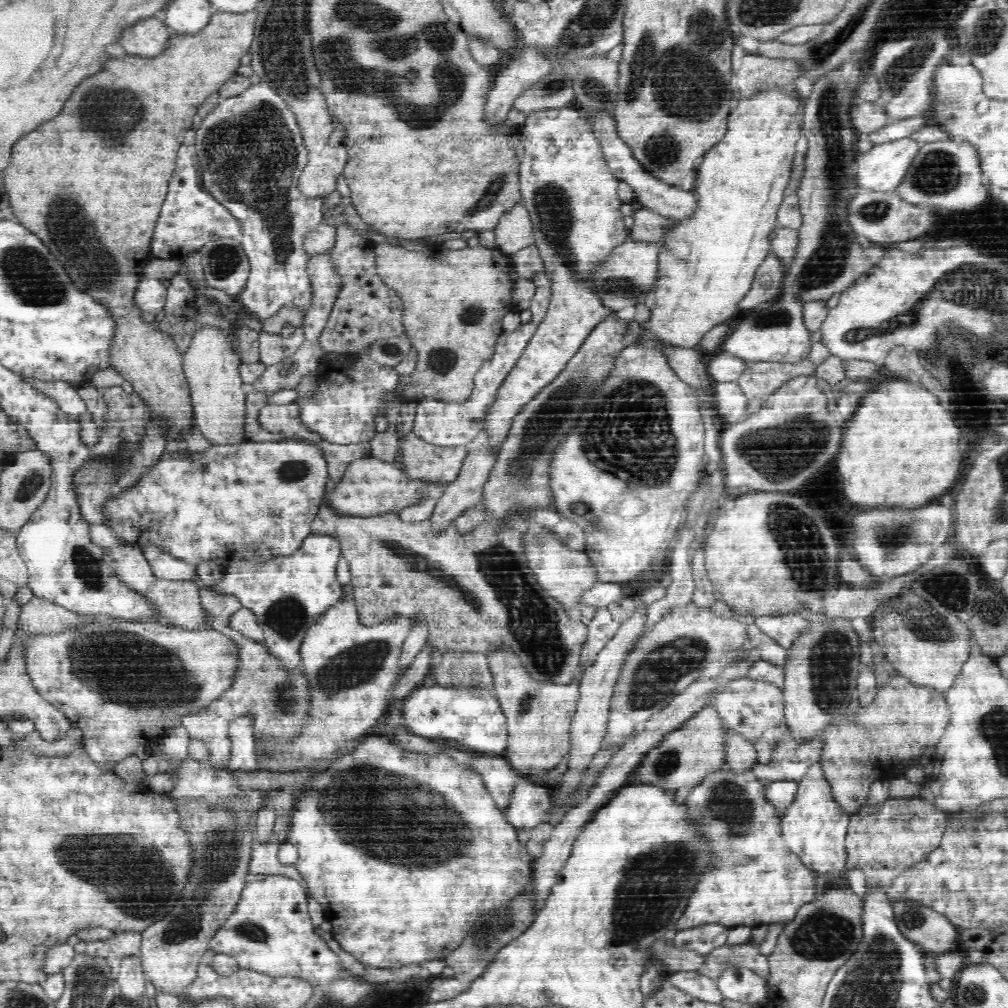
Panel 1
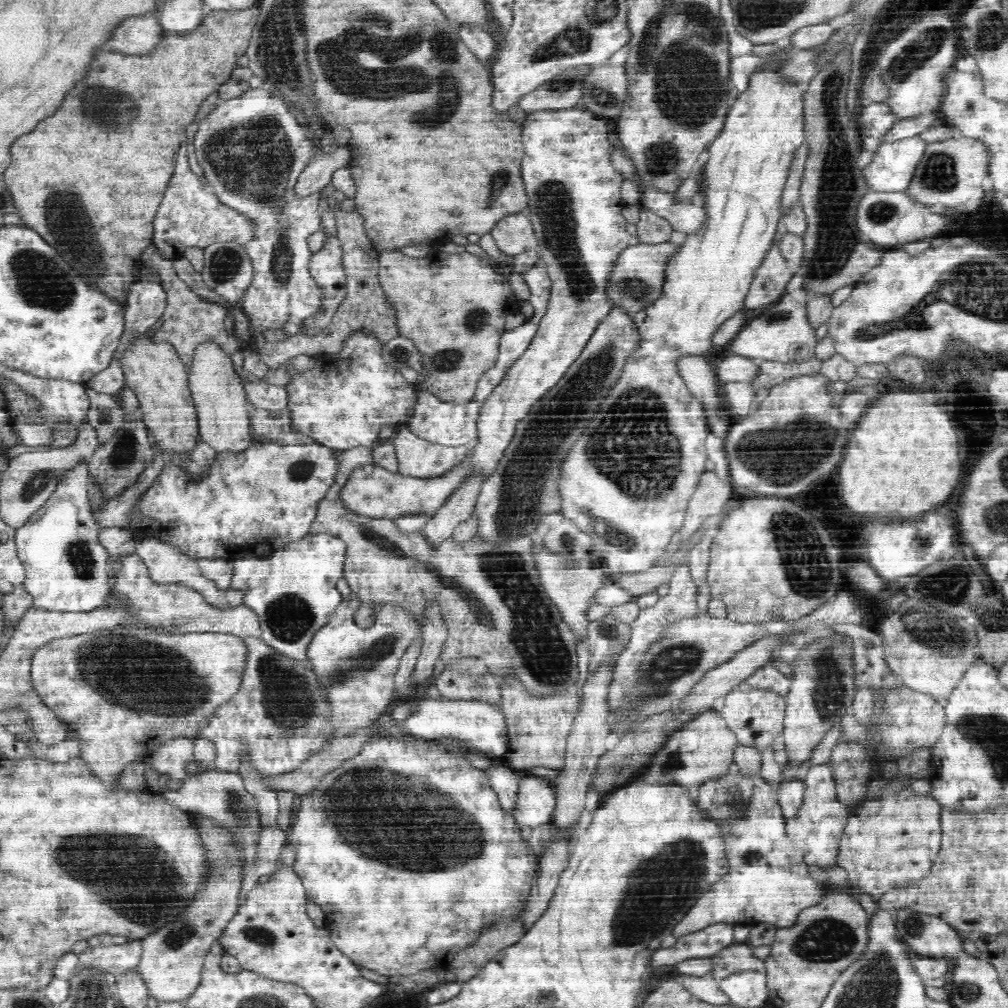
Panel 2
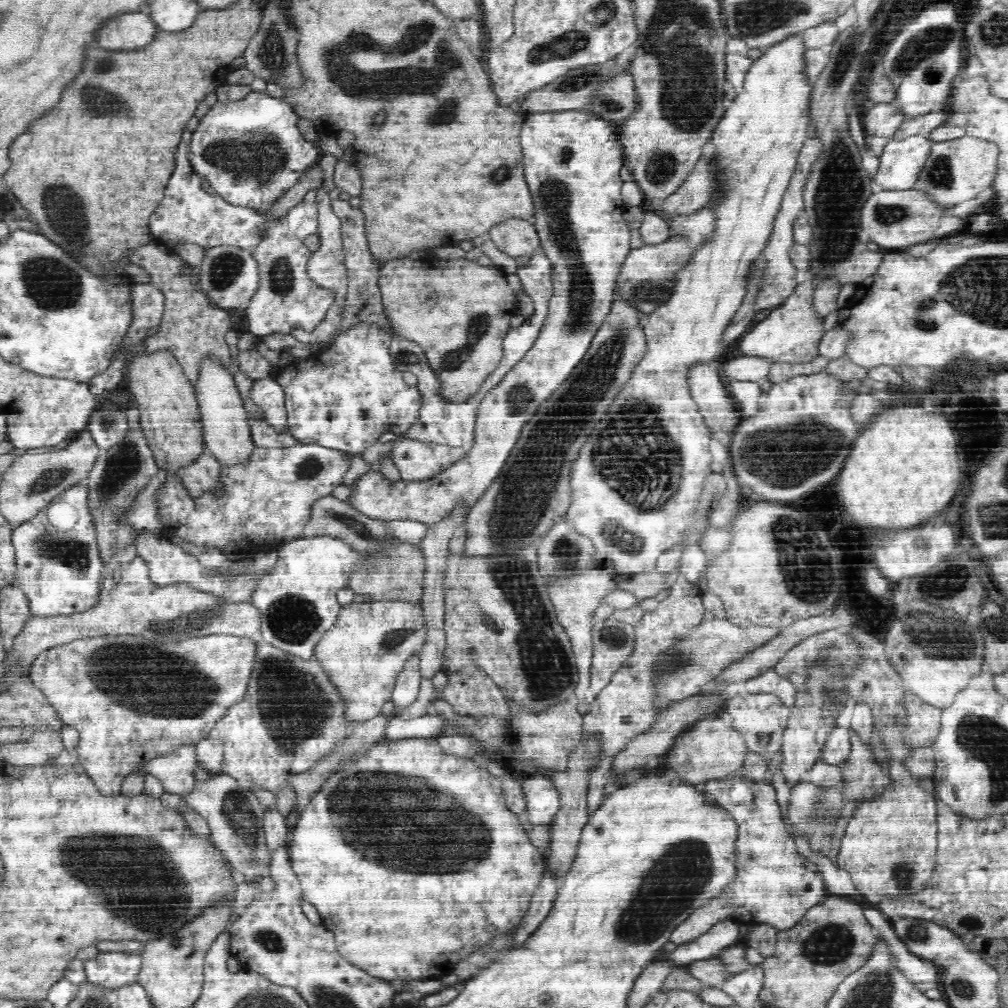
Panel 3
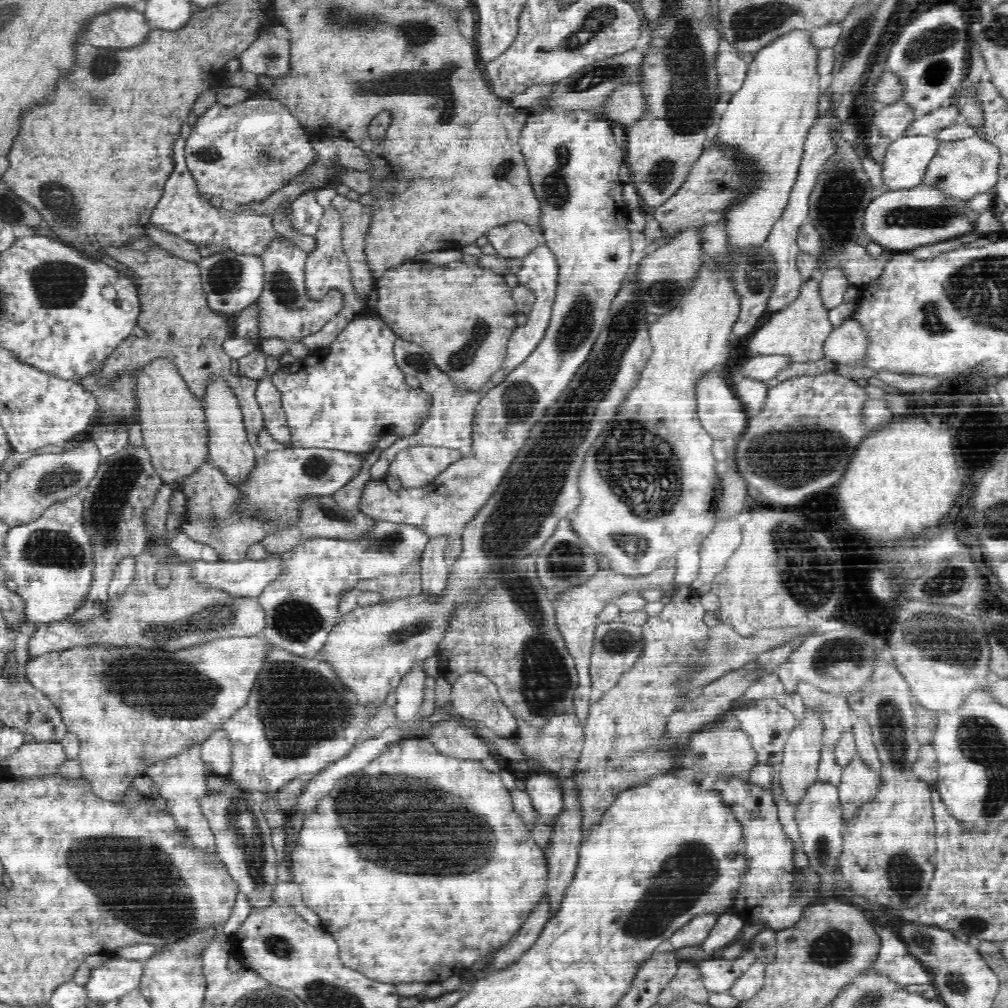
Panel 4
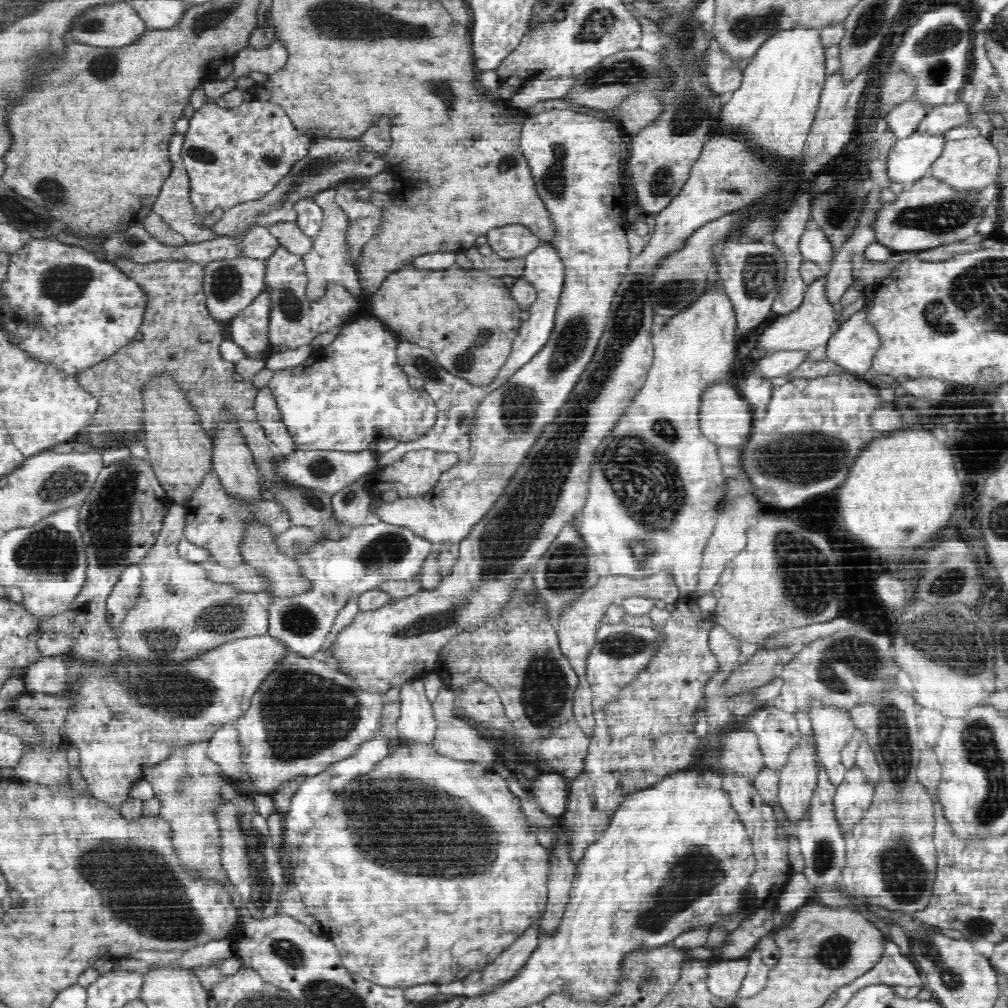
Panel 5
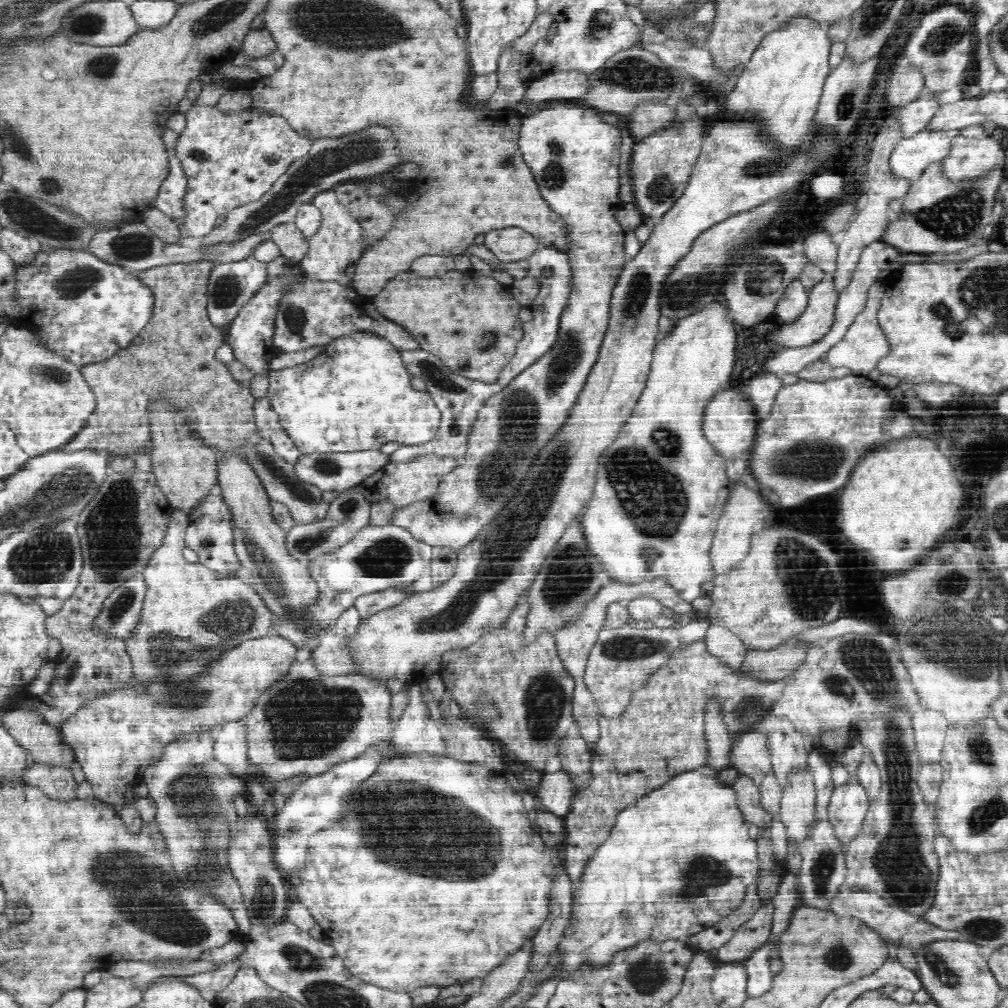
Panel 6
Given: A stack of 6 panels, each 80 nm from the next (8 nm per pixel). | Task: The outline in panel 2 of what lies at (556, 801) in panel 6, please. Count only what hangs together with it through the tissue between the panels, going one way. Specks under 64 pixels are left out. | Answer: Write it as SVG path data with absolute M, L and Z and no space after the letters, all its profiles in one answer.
M531 774L521 779L516 795L518 798L515 799L511 816L518 826L534 828L540 824L552 823L556 808L556 793L552 783Z

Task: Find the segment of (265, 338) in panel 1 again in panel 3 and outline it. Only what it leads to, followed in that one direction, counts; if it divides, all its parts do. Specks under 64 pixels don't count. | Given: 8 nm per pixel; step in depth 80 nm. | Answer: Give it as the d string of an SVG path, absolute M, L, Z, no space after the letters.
M336 197L331 199L331 207L335 214L340 217L341 222L341 239L345 252L344 264L346 265L348 275L348 288L345 300L346 308L342 312L344 313L342 324L340 324L340 328L338 328L338 332L336 332L334 338L326 340L326 342L314 342L314 344L300 346L300 349L307 348L312 353L328 348L342 331L347 331L351 326L358 323L378 324L378 327L392 332L389 320L384 314L384 307L381 301L381 290L379 287L380 266L377 265L368 248L367 236L365 235L364 213L360 209L360 206L352 207L348 201Z

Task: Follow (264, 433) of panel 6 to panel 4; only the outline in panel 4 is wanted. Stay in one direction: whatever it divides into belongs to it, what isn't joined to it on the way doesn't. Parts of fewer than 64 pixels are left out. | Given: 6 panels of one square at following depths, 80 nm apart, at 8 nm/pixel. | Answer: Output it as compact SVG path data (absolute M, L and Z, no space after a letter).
M260 379L255 393L256 401L262 411L263 423L268 434L284 447L291 444L291 433L287 416L282 409L280 391L273 386L272 380Z

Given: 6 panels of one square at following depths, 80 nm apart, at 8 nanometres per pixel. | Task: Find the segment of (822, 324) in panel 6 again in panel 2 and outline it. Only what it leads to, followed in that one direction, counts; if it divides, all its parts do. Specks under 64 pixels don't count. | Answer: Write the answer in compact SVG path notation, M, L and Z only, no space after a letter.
M796 289L792 292L787 292L778 302L772 305L772 308L768 310L762 309L760 316L754 318L748 326L744 326L742 330L735 335L732 340L732 350L736 352L736 355L742 355L755 360L764 360L769 363L795 363L798 361L804 361L806 359L814 358L814 348L819 340L816 339L816 329L810 325L808 320L808 300L811 296L806 293L806 289Z

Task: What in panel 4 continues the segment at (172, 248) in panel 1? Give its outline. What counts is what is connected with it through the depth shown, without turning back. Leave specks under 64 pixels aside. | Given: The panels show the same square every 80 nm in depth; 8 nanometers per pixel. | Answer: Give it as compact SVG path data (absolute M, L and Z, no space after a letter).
M180 136L174 144L173 172L164 186L160 202L151 212L149 222L194 244L225 246L238 254L259 256L277 235L273 219L258 211L245 210L244 205L225 203L220 209L212 207L208 196L200 193L196 179L190 175L184 154L186 139L186 136Z

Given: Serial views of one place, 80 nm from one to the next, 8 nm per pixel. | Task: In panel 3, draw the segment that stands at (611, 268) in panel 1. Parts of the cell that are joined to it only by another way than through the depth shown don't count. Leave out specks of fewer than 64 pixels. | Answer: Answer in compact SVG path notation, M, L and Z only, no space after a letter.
M674 234L660 244L645 244L643 247L631 249L623 259L618 278L615 279L614 298L626 300L627 304L634 305L634 308L644 313L658 310L658 306L666 304L666 299L671 294L675 270L691 255L691 245L684 236Z

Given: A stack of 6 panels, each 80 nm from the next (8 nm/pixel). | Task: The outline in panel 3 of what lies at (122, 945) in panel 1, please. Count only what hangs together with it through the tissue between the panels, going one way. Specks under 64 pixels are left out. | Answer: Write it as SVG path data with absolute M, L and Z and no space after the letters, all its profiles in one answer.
M100 951L93 959L84 962L87 981L108 993L137 982L141 968L142 955L132 951Z

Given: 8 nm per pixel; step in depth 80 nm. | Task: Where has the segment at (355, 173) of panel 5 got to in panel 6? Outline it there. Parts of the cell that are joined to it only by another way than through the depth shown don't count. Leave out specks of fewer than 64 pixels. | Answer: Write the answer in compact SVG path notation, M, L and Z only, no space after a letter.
M370 126L338 138L314 140L306 157L291 164L288 173L278 179L262 198L230 210L223 217L223 223L204 237L201 246L238 242L260 232L272 231L278 225L289 225L300 206L304 202L311 202L318 193L333 189L345 181L392 172L396 164L402 164L402 158L398 158L398 152L394 150L394 146L396 146L394 134L384 126Z

